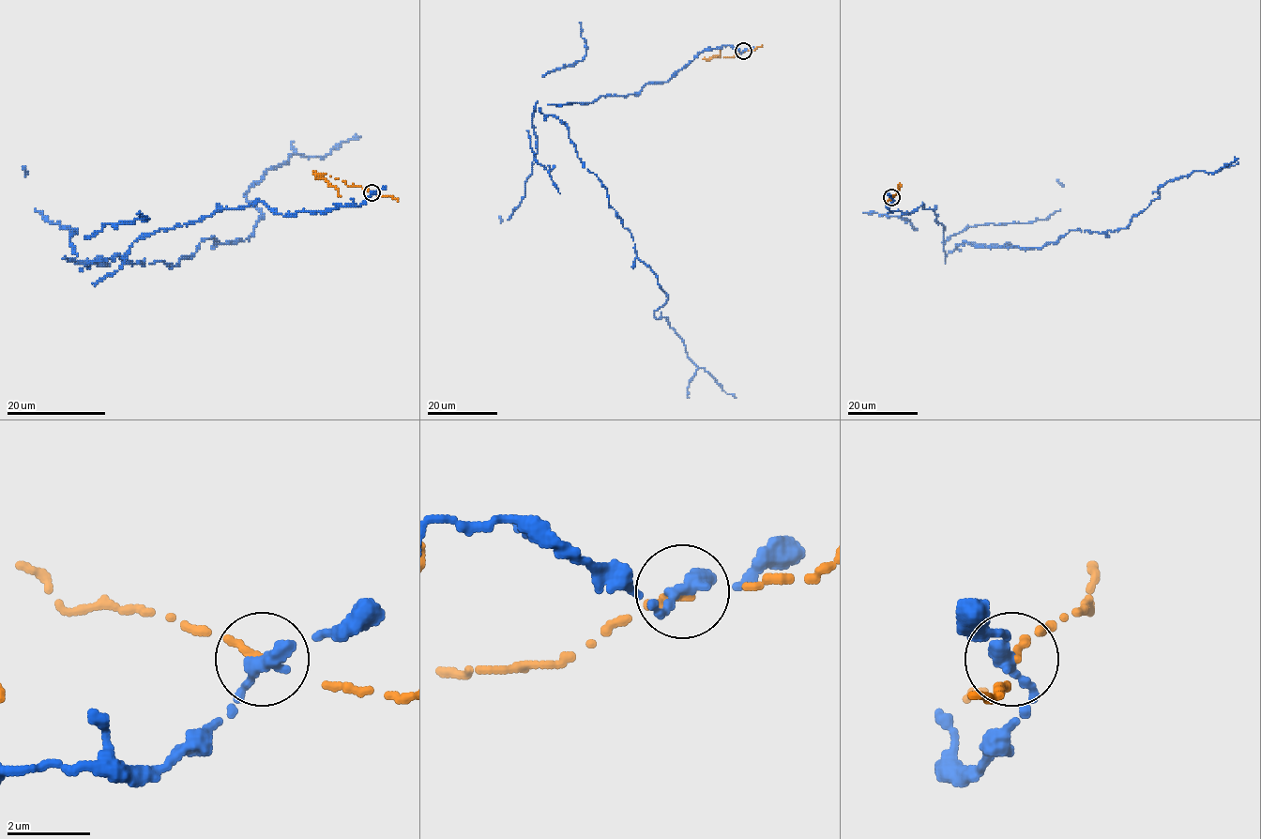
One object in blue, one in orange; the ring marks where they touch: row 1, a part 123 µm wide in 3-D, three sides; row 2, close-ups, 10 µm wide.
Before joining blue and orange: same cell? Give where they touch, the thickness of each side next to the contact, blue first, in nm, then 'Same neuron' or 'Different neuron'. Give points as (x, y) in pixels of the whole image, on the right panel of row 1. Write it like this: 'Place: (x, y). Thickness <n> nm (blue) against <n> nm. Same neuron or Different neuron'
Place: (891, 197). Thickness 320 nm (blue) against 200 nm. Different neuron

